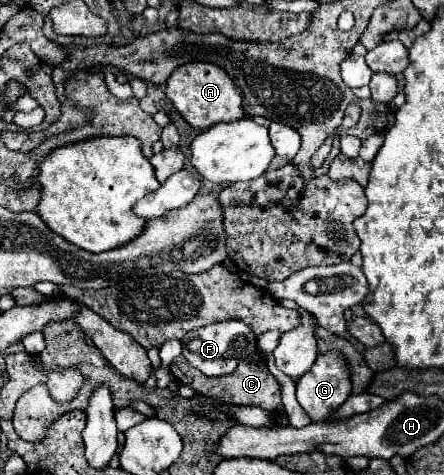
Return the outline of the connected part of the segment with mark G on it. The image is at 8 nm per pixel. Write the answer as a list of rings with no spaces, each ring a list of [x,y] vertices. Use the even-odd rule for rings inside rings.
[[[329,351],[321,353],[313,367],[297,381],[297,401],[305,409],[307,415],[311,415],[311,421],[327,421],[333,411],[337,411],[345,399],[351,395],[351,371],[349,363],[343,353]]]

